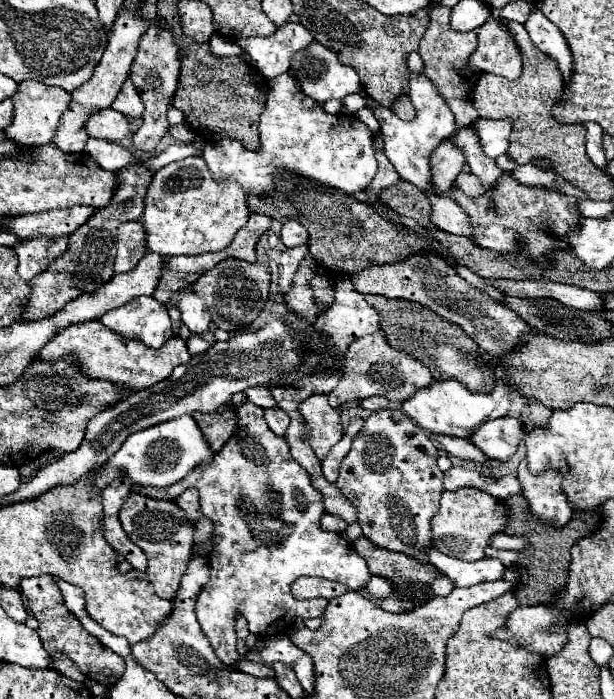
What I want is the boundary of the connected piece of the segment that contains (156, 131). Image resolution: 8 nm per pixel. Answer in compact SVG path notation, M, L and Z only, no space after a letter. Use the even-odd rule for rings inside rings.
M157 21L145 31L145 35L139 41L139 49L137 49L137 57L133 61L131 67L131 81L145 105L145 115L143 115L143 125L139 127L139 131L135 133L133 141L135 147L151 153L153 147L161 141L161 137L169 131L169 121L167 121L167 111L173 105L173 95L177 91L177 81L179 81L179 71L181 71L181 63L179 63L179 47L175 47L171 33L159 25Z

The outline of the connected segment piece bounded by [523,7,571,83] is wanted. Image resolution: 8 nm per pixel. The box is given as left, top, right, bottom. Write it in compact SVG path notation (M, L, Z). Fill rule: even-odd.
M537 7L529 13L529 19L523 25L525 25L531 41L543 53L547 53L547 55L551 55L551 57L557 59L559 69L563 73L563 79L567 83L569 75L571 75L571 51L567 47L567 41L565 41L563 33Z

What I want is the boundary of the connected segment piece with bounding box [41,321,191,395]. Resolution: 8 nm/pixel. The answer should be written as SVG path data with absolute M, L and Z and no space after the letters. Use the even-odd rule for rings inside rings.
M87 321L87 323L77 323L69 325L67 329L59 331L43 349L41 357L55 361L65 353L75 353L83 373L89 377L99 377L99 379L109 379L113 381L125 395L135 393L141 389L147 389L161 379L167 379L177 365L189 363L191 355L187 351L185 341L179 335L173 335L163 347L153 349L141 343L139 339L125 339L111 329L107 329L101 321Z

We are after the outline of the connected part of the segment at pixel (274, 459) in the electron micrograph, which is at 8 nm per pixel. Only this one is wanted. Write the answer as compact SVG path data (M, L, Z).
M243 403L239 407L233 407L239 425L233 433L233 437L225 443L225 447L213 457L211 463L205 463L185 479L169 485L169 487L141 487L133 485L133 493L141 493L145 497L153 499L167 499L173 501L181 491L187 487L195 487L199 491L201 499L201 511L205 517L209 517L215 525L215 549L209 555L209 567L211 567L211 579L203 587L203 591L197 597L195 613L197 621L209 639L215 655L227 669L237 669L236 662L240 655L235 648L235 617L243 615L249 623L249 631L257 637L271 637L271 635L287 635L293 629L295 619L311 619L321 617L327 599L305 599L297 601L291 595L291 585L299 577L323 577L331 581L339 581L351 589L361 589L369 583L371 573L367 571L365 559L353 551L353 545L345 541L339 533L325 533L319 525L323 509L321 493L311 485L311 479L307 471L291 457L289 447L283 437L277 437L263 419L263 409L253 403Z

